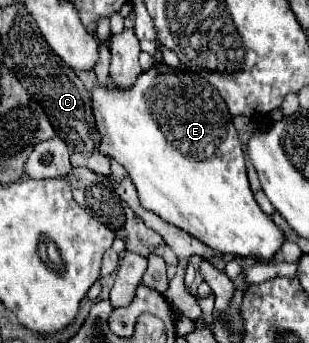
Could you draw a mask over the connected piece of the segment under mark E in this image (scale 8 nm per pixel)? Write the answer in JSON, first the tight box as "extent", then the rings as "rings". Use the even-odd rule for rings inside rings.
{"extent":[91,64,285,262],"rings":[[[155,64],[137,78],[133,88],[117,90],[115,86],[97,86],[91,94],[93,114],[101,134],[101,152],[123,164],[137,188],[143,208],[189,232],[221,254],[269,262],[279,252],[285,236],[253,198],[245,170],[245,154],[233,126],[233,116],[219,92],[201,78],[201,74]]]}

